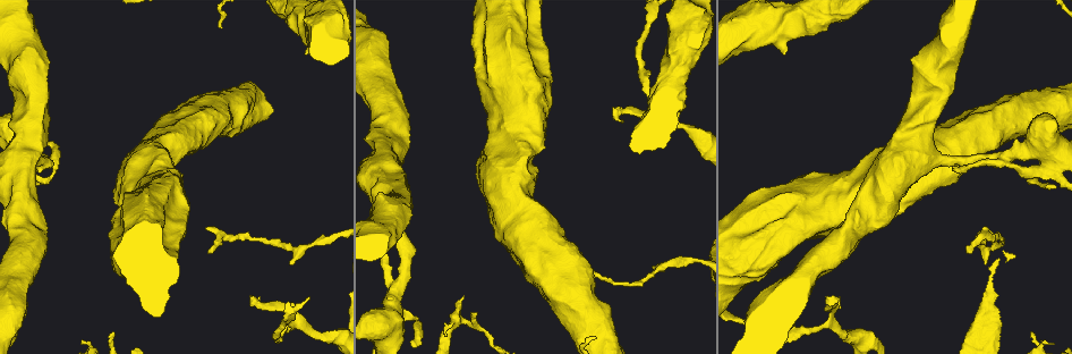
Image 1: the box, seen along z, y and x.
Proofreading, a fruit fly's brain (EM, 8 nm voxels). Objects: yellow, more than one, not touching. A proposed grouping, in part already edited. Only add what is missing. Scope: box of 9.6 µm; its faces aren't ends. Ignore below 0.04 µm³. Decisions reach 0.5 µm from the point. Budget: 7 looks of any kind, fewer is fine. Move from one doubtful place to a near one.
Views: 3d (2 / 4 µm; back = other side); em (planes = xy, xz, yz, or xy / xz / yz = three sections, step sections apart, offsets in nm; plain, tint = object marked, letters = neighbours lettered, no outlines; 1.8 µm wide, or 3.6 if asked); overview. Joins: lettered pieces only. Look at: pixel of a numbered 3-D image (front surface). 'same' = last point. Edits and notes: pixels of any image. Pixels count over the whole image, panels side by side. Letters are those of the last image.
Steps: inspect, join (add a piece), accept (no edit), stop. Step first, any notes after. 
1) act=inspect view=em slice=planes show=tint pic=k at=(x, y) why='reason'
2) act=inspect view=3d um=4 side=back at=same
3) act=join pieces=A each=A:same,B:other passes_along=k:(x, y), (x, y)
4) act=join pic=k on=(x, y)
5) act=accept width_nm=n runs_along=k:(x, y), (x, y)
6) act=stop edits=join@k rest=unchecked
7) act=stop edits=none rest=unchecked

act=inspect view=em slice=planes show=letters pic=1 at=(840, 298) why='an open end'

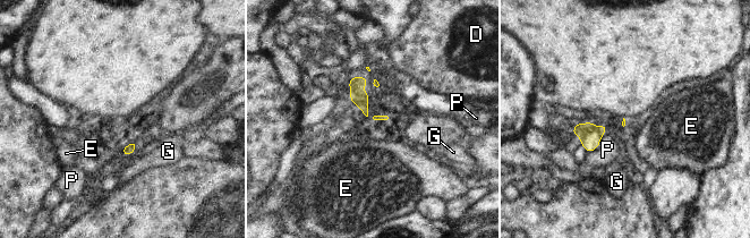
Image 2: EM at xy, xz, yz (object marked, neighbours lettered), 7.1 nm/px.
act=accept each=D:other,E:other,G:other,P:other found='no lettered piece goes on from it'

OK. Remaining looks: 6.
act=inspect view=em slice=yz step=8 show=tint pic=1 at=(784, 53) why='free end'

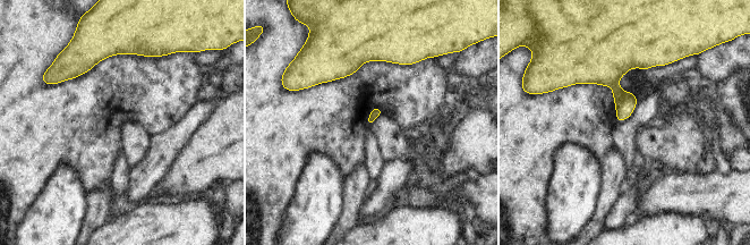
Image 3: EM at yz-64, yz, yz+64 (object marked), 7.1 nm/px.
act=inspect view=em slice=planes show=tint at=same

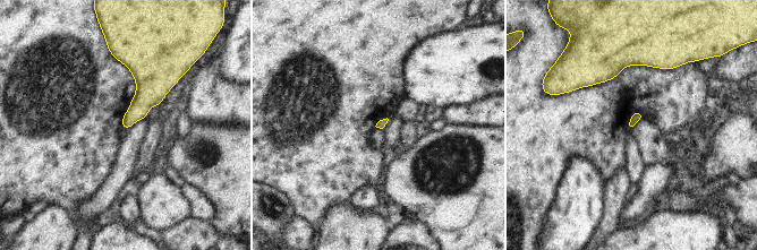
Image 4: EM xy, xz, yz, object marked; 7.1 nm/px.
act=inspect view=em slice=planes show=letters at=same why='what lies round it'

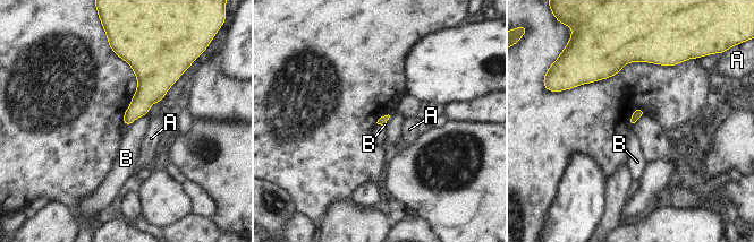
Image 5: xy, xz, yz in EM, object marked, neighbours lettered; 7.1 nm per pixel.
act=accept each=A:other,B:other border=5:(146, 113), (136, 118), (128, 126) found='no lettered piece goes on from it'

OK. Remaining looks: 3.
act=inspect view=3d um=4 pic=1 at=(1030, 180) why='touches itself'

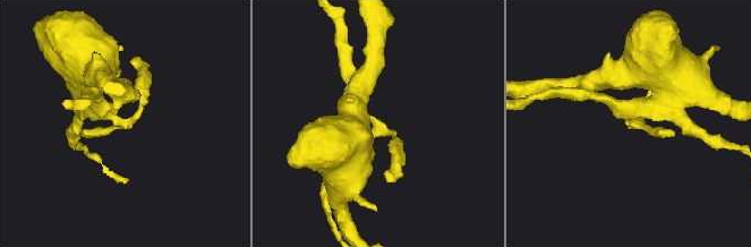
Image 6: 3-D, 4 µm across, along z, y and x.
act=inspect view=em slice=planes show=letters pic=6 at=(373, 120) why='need the tissue'

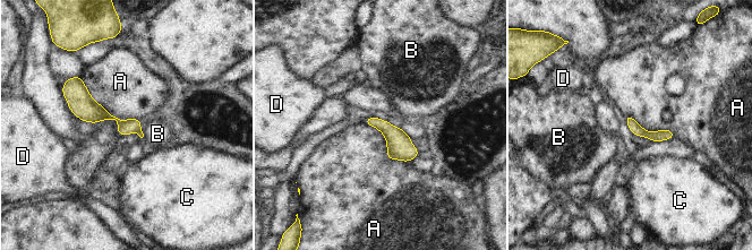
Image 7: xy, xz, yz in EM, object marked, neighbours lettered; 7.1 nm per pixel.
act=accept width_nm=80 each=A:other,B:other,C:other,D:other runs_along=7:(69, 91), (88, 110), (114, 118), (142, 136) found='no lettered piece goes on from it'

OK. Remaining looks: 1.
act=stop edits=none rest=unchecked

